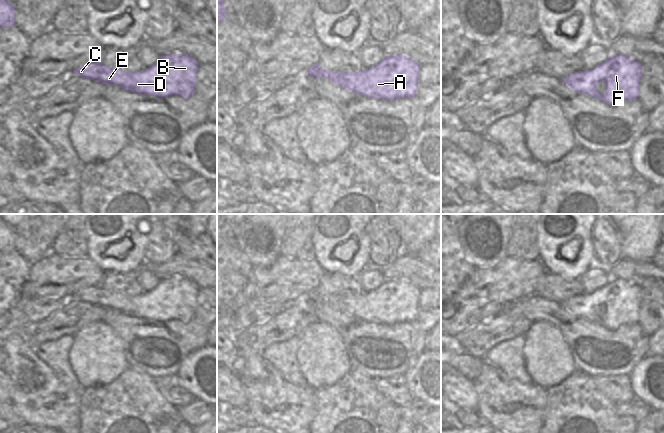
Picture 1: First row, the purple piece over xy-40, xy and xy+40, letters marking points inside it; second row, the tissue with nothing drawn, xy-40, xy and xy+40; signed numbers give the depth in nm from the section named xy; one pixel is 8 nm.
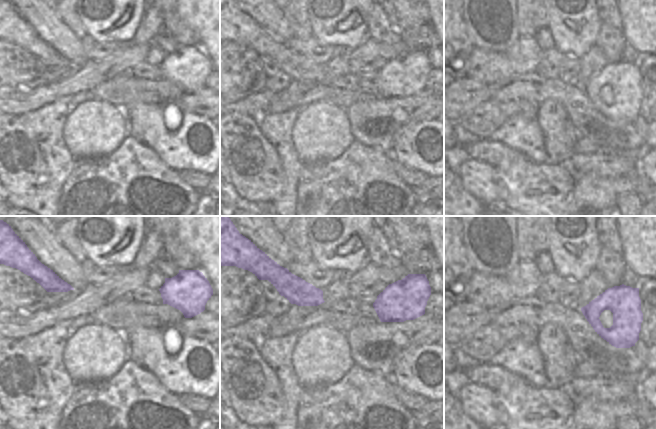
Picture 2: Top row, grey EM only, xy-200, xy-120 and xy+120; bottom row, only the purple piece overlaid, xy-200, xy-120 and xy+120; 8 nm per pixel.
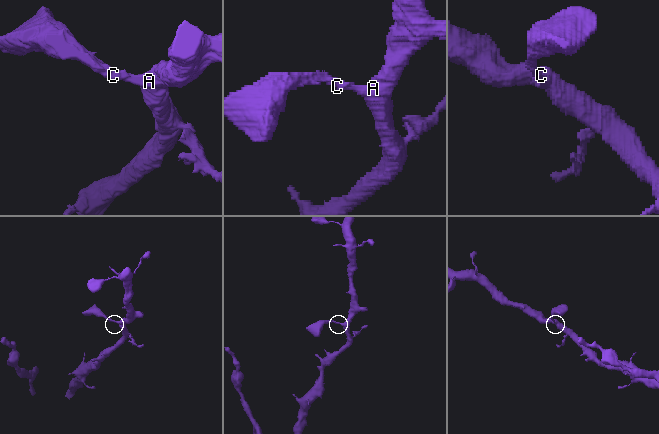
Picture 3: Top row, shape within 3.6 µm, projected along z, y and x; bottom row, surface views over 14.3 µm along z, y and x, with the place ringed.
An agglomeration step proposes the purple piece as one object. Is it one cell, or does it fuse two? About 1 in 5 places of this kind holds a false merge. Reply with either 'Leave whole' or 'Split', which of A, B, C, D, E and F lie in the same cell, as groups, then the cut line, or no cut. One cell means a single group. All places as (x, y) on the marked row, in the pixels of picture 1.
Leave whole. Groups: A B C D E F. No split.

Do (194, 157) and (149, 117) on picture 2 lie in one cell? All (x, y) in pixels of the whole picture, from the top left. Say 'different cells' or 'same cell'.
same cell

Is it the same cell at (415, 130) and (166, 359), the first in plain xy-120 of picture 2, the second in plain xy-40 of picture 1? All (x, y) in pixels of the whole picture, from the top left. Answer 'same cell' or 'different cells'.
different cells

